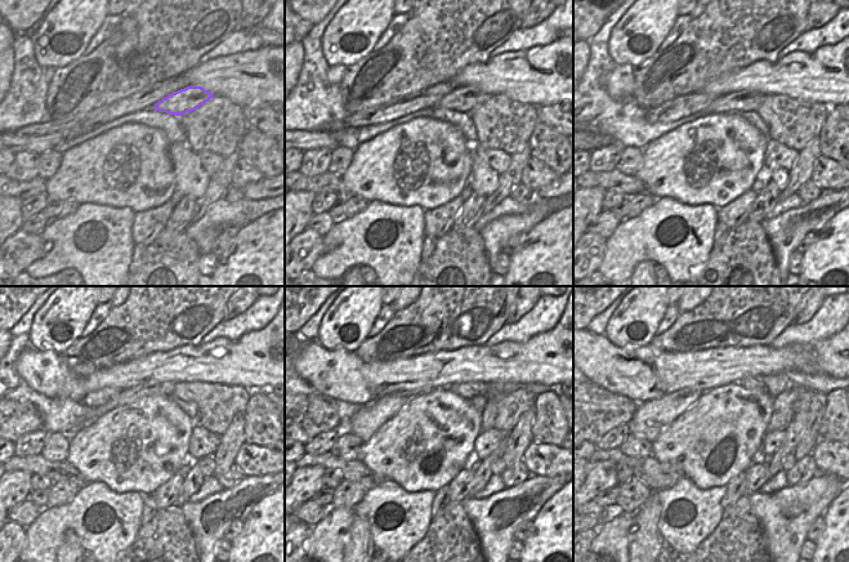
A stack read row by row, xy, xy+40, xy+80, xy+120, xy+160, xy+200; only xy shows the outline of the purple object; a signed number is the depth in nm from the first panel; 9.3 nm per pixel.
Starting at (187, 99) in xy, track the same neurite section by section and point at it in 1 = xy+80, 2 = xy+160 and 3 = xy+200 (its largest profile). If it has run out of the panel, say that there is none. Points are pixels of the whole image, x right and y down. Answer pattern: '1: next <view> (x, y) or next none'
1: next xy+80 (741, 101)
2: next xy+160 (371, 416)
3: next xy+200 (651, 418)

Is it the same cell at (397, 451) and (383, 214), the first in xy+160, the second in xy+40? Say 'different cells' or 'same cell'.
different cells

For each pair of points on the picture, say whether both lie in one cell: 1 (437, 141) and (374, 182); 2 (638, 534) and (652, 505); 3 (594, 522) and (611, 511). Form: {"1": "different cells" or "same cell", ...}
{"1": "same cell", "2": "same cell", "3": "same cell"}

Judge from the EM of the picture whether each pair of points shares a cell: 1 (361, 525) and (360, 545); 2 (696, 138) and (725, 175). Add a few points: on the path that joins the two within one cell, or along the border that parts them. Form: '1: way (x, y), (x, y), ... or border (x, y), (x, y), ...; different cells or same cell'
1: way (360, 530), (360, 540); same cell
2: way (702, 147), (723, 166); same cell

